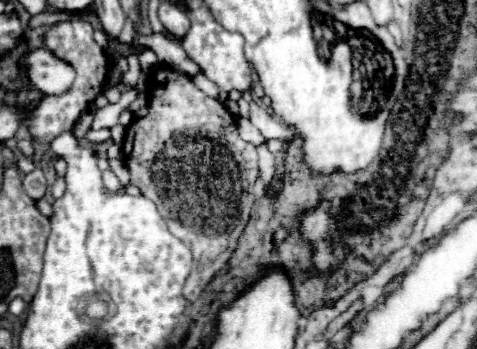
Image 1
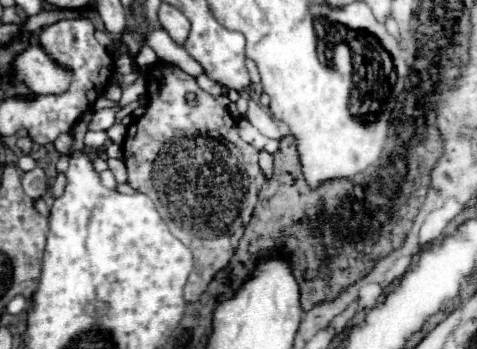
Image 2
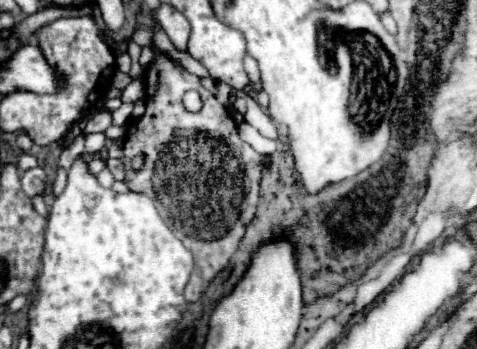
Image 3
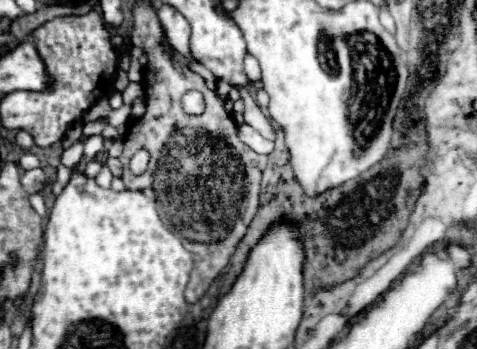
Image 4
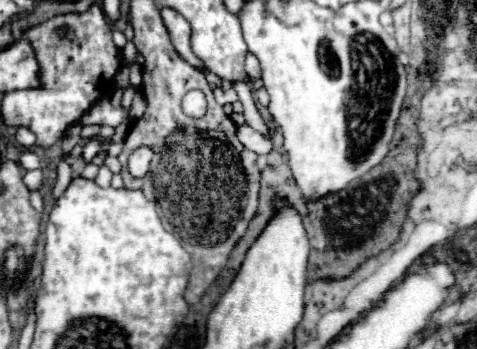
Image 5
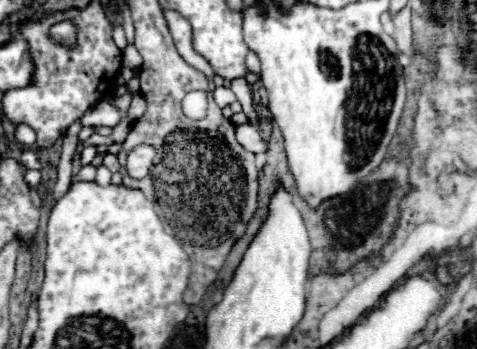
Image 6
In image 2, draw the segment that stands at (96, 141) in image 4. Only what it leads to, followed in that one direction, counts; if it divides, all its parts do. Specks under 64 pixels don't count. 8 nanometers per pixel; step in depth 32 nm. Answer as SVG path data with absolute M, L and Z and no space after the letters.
M86 132L86 138L84 138L86 148L90 148L90 150L98 150L98 148L102 148L102 146L106 144L106 140L108 140L108 136L106 136L104 132L92 132L92 134Z

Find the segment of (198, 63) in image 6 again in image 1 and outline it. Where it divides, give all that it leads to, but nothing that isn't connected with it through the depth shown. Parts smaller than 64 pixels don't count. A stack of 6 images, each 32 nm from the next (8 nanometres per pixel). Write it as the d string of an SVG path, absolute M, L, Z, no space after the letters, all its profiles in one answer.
M162 2L160 8L158 8L158 16L160 16L160 22L164 24L164 28L180 42L184 40L184 36L188 34L188 28L190 28L190 20L186 18L186 14L176 8L174 4L170 2Z

